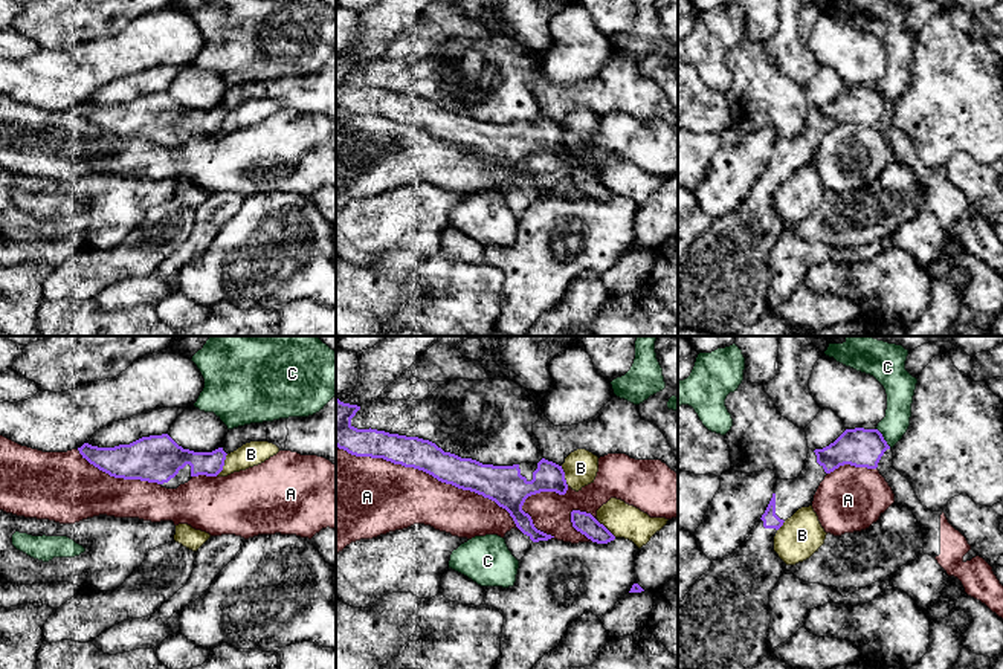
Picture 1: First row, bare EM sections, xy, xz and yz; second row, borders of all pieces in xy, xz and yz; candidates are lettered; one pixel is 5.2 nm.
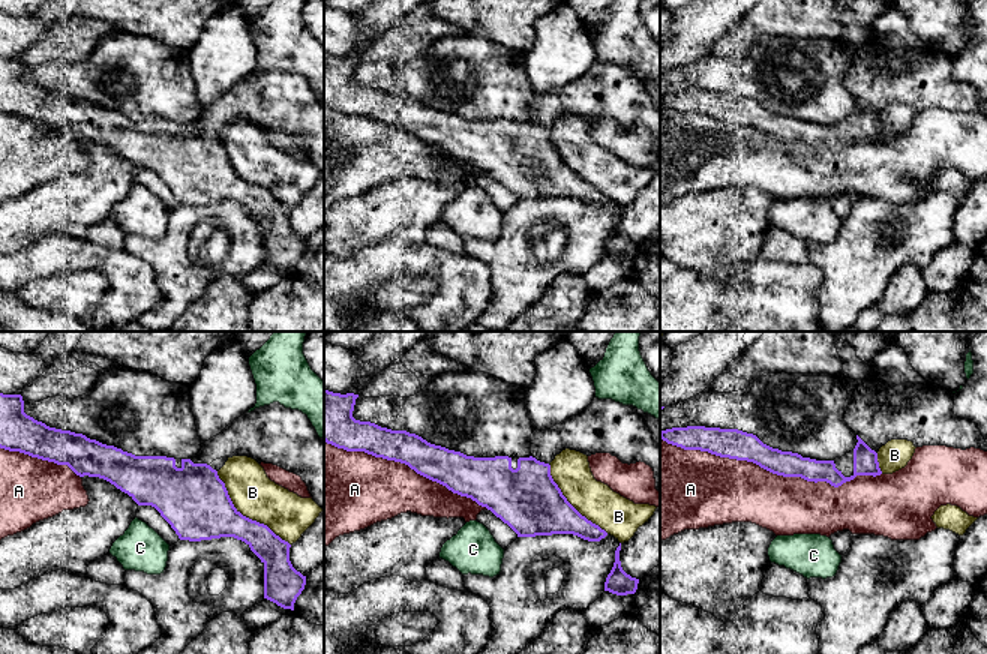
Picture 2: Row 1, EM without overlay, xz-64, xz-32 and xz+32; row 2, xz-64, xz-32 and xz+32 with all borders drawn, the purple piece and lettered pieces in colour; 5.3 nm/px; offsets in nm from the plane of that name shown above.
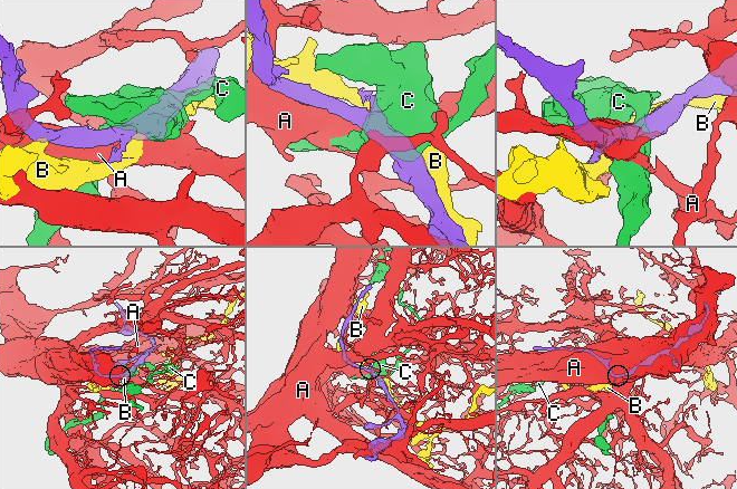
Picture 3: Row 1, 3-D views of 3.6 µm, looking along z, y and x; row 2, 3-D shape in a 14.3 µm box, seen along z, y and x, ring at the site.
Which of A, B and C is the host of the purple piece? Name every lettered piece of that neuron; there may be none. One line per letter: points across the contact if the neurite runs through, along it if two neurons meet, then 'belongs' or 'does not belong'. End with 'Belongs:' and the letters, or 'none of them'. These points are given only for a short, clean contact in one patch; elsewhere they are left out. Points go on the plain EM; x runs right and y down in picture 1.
A: does not belong
B: does not belong
C: along yz (877, 86), (890, 104) | does not belong
Belongs: none of them

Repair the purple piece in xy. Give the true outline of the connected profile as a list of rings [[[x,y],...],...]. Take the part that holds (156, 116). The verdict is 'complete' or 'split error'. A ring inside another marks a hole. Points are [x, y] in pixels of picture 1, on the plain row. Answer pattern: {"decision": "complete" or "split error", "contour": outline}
{"decision": "split error", "contour": [[[168,92],[142,95],[130,102],[98,105],[84,101],[82,116],[114,136],[157,141],[177,147],[192,134],[217,134],[224,124],[226,110],[194,110],[179,104]]]}

